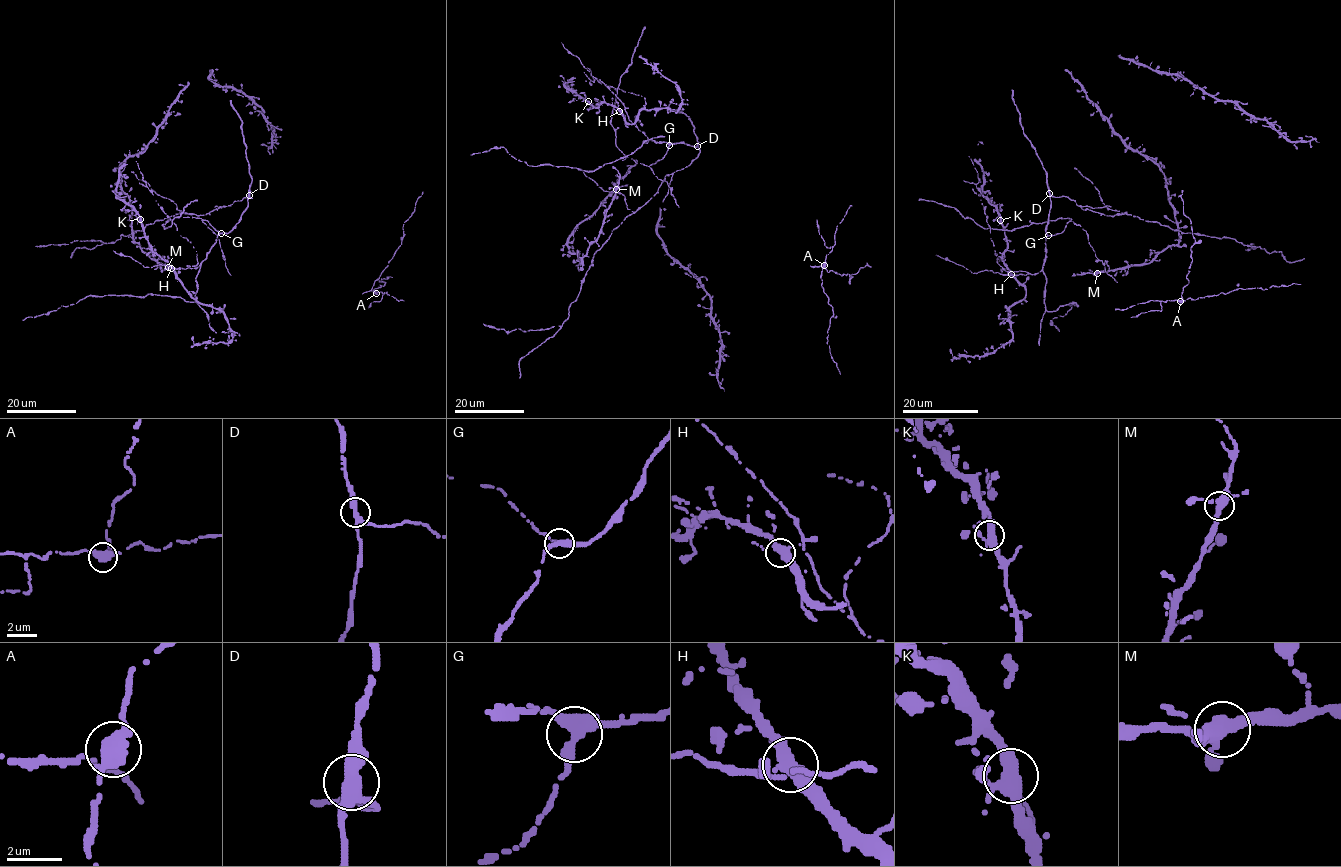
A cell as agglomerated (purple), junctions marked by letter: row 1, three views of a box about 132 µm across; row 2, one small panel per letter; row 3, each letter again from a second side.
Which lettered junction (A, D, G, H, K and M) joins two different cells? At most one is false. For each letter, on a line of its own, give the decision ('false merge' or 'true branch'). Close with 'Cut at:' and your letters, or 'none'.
A: false merge
D: true branch
G: true branch
H: true branch
K: true branch
M: true branch
Cut at: A

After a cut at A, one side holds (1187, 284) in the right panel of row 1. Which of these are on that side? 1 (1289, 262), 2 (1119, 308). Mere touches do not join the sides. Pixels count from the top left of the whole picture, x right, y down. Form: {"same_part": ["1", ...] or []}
{"same_part": ["1"]}

